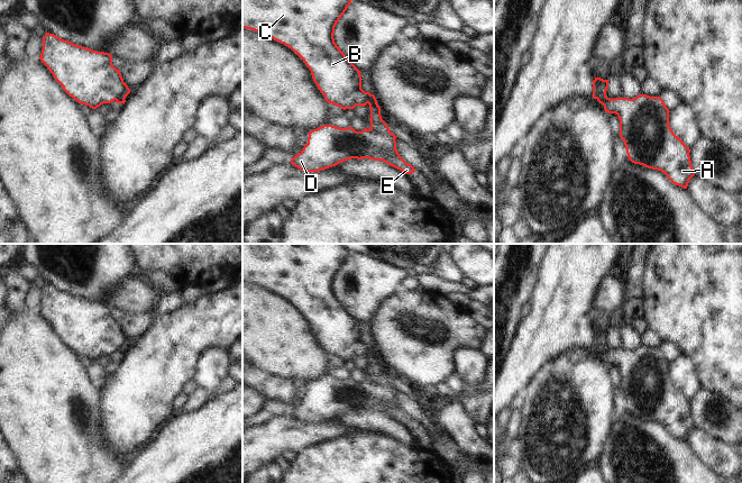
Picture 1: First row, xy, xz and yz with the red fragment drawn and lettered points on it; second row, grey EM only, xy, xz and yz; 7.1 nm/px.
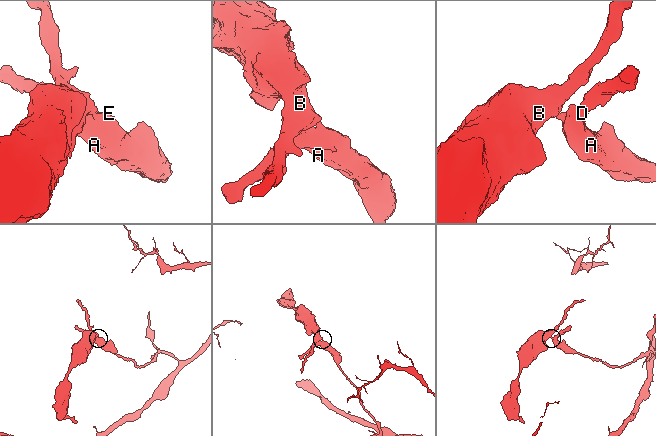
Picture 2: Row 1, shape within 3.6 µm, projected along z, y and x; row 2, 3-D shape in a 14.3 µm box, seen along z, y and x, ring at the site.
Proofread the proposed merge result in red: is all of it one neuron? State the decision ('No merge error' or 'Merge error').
Merge error

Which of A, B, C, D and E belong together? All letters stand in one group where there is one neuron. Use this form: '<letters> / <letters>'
A D E / B C

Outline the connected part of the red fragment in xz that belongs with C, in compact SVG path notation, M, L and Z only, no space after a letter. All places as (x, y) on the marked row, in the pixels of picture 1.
M242 0L242 28L267 35L291 48L309 67L328 103L341 109L365 107L370 95L361 89L360 71L335 43L335 27L351 0Z

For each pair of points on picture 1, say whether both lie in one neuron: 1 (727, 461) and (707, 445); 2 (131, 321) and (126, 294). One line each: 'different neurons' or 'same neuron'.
1: same neuron
2: different neurons

